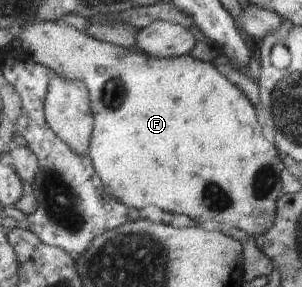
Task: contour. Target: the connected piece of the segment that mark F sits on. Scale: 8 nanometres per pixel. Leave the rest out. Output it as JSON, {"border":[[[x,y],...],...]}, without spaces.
{"border":[[[33,20],[20,33],[23,49],[38,63],[48,69],[53,68],[59,75],[68,80],[85,80],[91,92],[91,109],[94,111],[95,130],[92,135],[92,159],[100,177],[104,179],[106,191],[128,204],[130,207],[144,209],[150,205],[158,205],[170,213],[184,213],[196,219],[196,223],[204,221],[218,222],[221,227],[238,228],[254,239],[257,234],[264,234],[274,228],[279,219],[279,201],[284,194],[282,175],[285,169],[283,157],[276,145],[272,145],[264,135],[264,121],[261,110],[257,109],[252,101],[230,79],[224,75],[221,67],[212,62],[199,61],[192,55],[172,58],[155,58],[144,52],[138,46],[119,47],[112,43],[98,41],[76,27],[60,20]]]}

